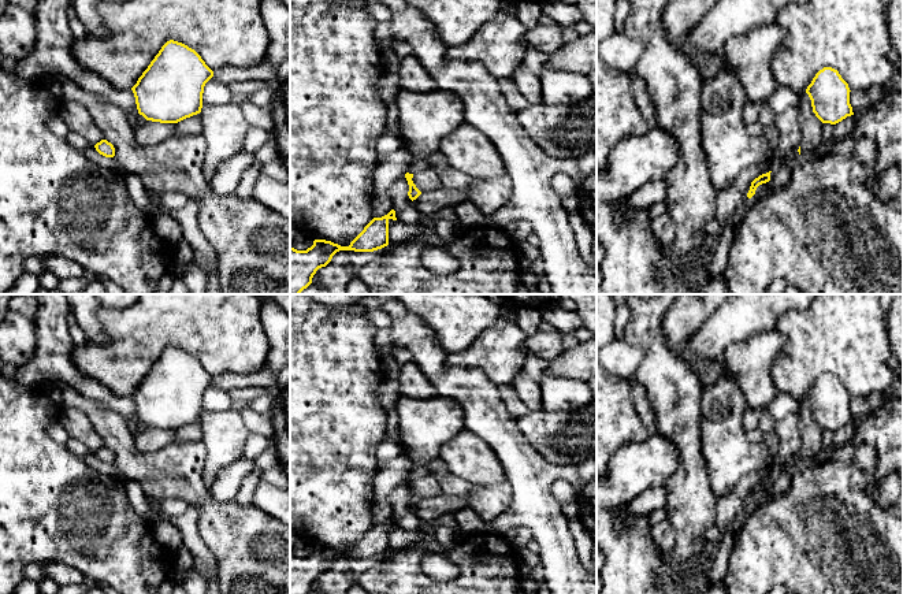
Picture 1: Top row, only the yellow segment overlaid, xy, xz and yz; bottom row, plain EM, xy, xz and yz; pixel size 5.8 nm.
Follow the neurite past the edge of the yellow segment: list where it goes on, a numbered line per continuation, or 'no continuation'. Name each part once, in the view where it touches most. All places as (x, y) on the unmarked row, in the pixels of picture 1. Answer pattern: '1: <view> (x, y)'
no continuation

